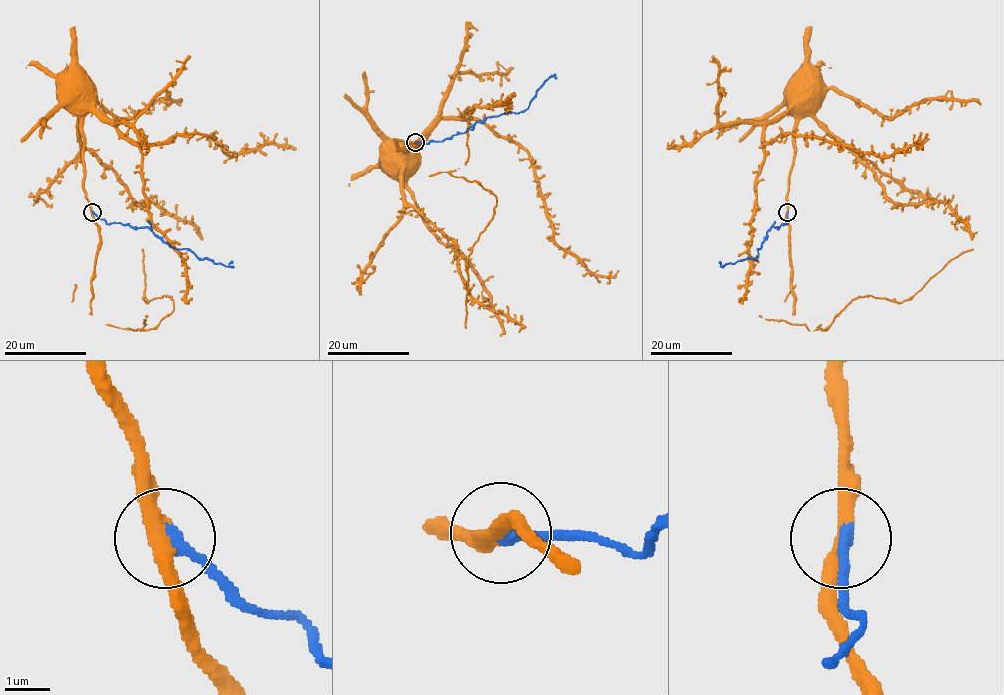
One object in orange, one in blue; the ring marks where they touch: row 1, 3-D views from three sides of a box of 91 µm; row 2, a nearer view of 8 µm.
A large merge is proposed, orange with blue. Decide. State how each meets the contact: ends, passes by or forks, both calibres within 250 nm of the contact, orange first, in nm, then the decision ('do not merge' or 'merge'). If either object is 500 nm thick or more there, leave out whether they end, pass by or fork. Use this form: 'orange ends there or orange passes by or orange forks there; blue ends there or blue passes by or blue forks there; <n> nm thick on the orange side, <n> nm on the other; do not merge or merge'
orange passes by; blue ends there; 320 nm thick on the orange side, 320 nm on the other; do not merge

